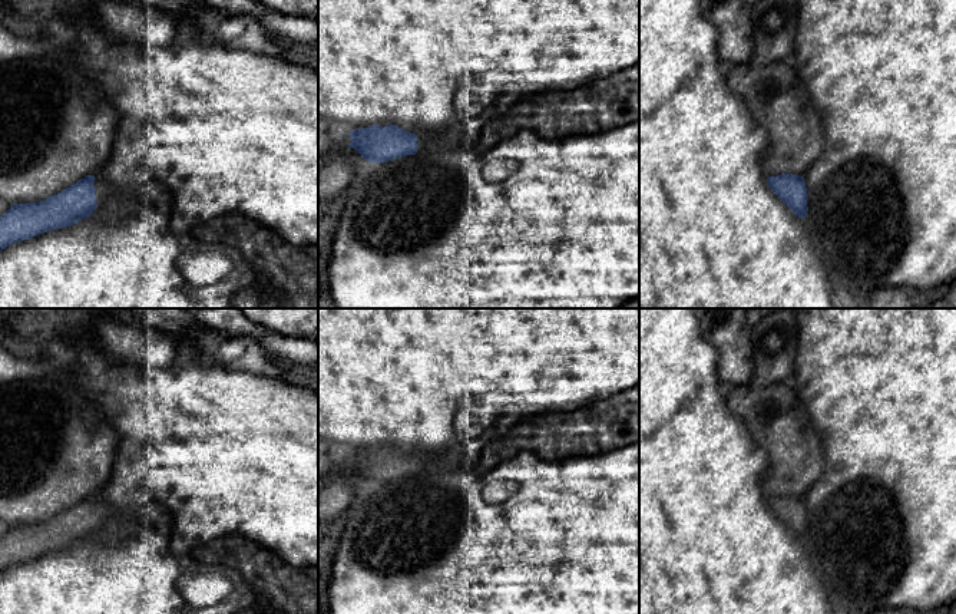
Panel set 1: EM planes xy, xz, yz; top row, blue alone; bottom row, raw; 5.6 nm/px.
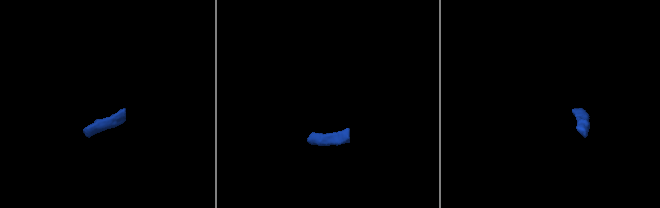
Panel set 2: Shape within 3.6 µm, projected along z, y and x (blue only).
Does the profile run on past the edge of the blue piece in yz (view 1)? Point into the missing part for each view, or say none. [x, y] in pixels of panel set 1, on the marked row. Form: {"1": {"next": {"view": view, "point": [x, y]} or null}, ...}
{"1": {"next": null}}

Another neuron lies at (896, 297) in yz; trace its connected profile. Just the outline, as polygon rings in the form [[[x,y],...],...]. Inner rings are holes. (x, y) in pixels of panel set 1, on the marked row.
[[[902,287],[879,288],[870,298],[870,308],[913,308],[912,291]]]

